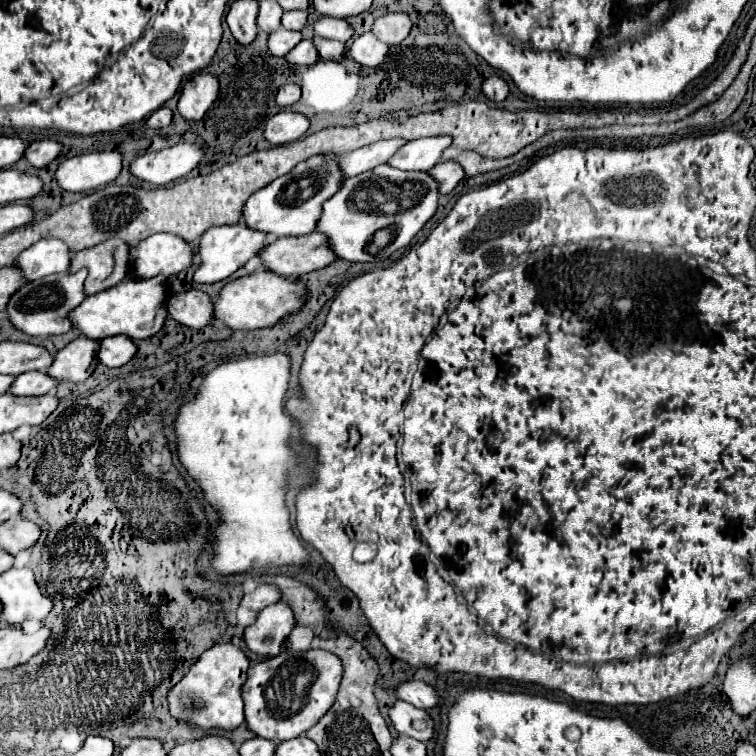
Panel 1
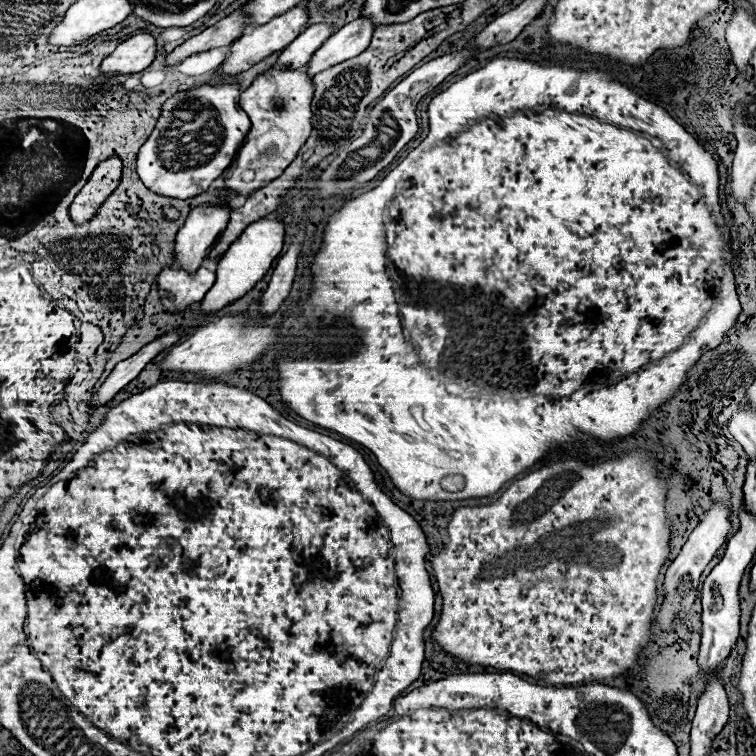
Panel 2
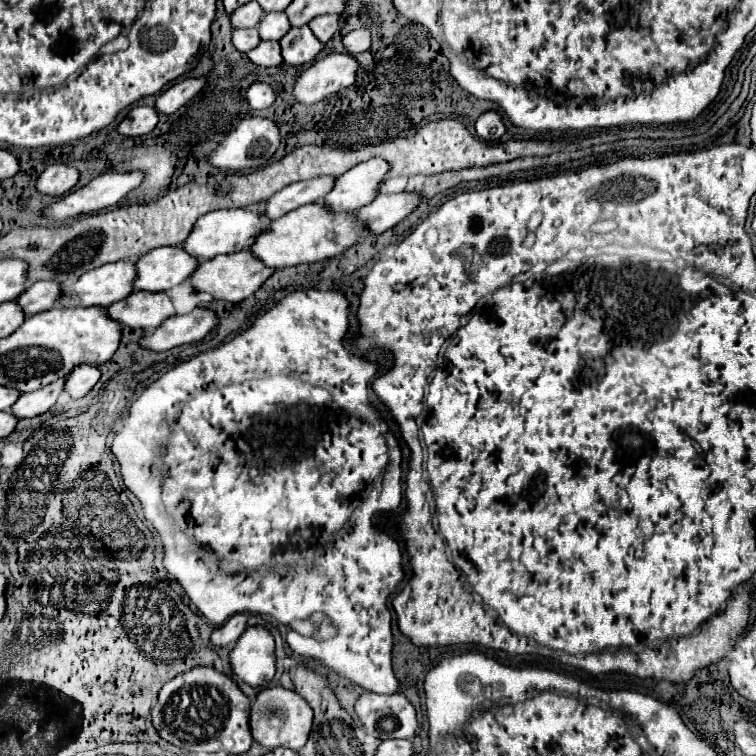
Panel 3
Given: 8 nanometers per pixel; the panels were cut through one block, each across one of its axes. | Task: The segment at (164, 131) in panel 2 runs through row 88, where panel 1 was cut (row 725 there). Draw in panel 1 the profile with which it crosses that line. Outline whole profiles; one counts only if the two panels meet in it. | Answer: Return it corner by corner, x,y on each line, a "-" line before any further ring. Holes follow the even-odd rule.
216,644
208,648
192,666
190,672
168,692
168,708
170,714
202,730
210,732
232,732
240,724
244,724
244,702
242,702
242,686
246,682
246,672
250,662
246,654
234,644

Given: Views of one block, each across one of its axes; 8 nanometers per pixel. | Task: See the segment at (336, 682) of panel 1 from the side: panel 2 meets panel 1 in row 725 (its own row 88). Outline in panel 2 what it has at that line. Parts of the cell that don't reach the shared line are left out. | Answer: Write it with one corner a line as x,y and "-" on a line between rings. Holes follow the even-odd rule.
306,66
294,70
268,68
266,72
258,74
256,80
242,92
240,106
250,116
252,128
246,134
234,164
224,170
224,184
230,192
248,196
260,190
264,182
270,182
286,170
312,132
312,94
312,76
308,74

